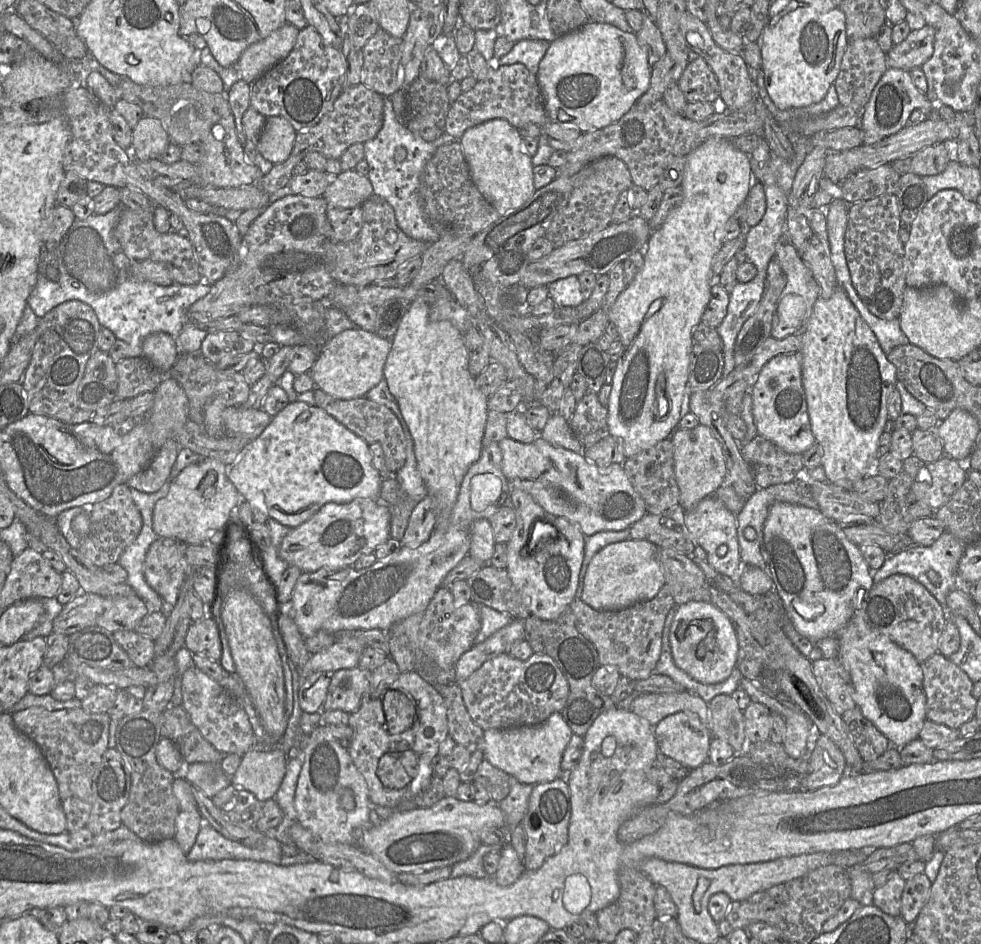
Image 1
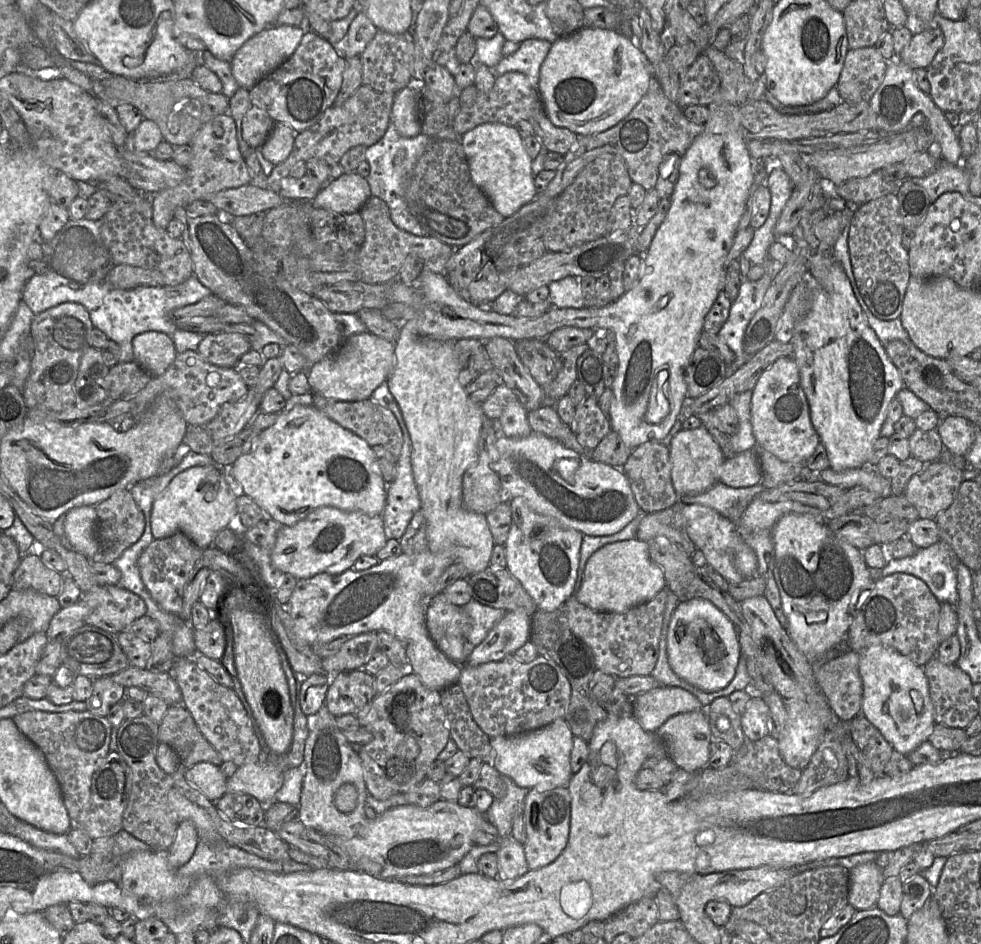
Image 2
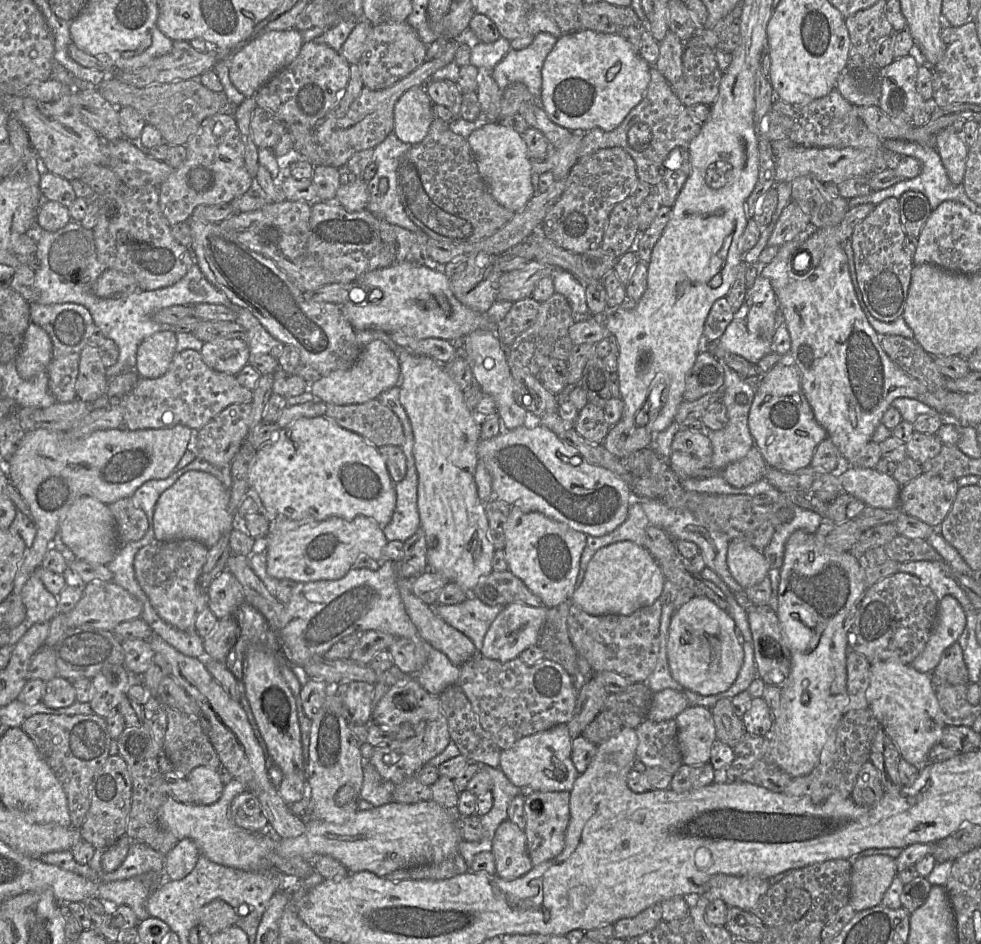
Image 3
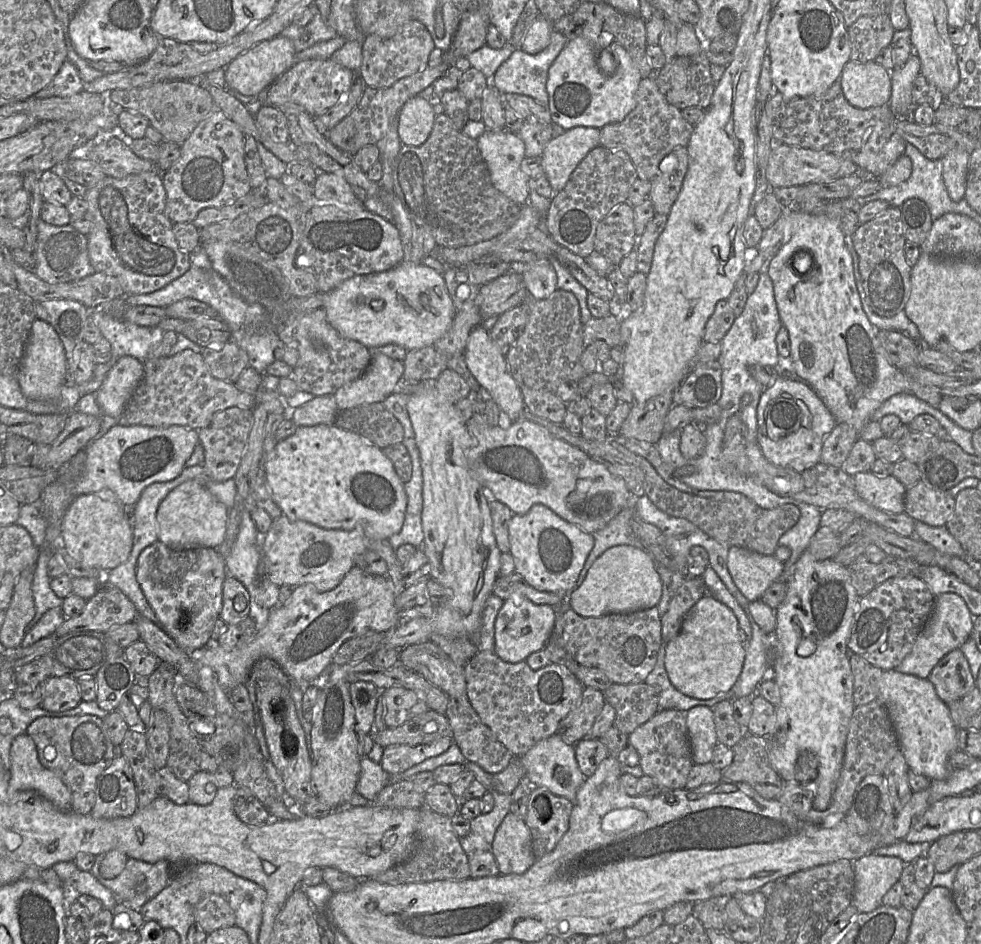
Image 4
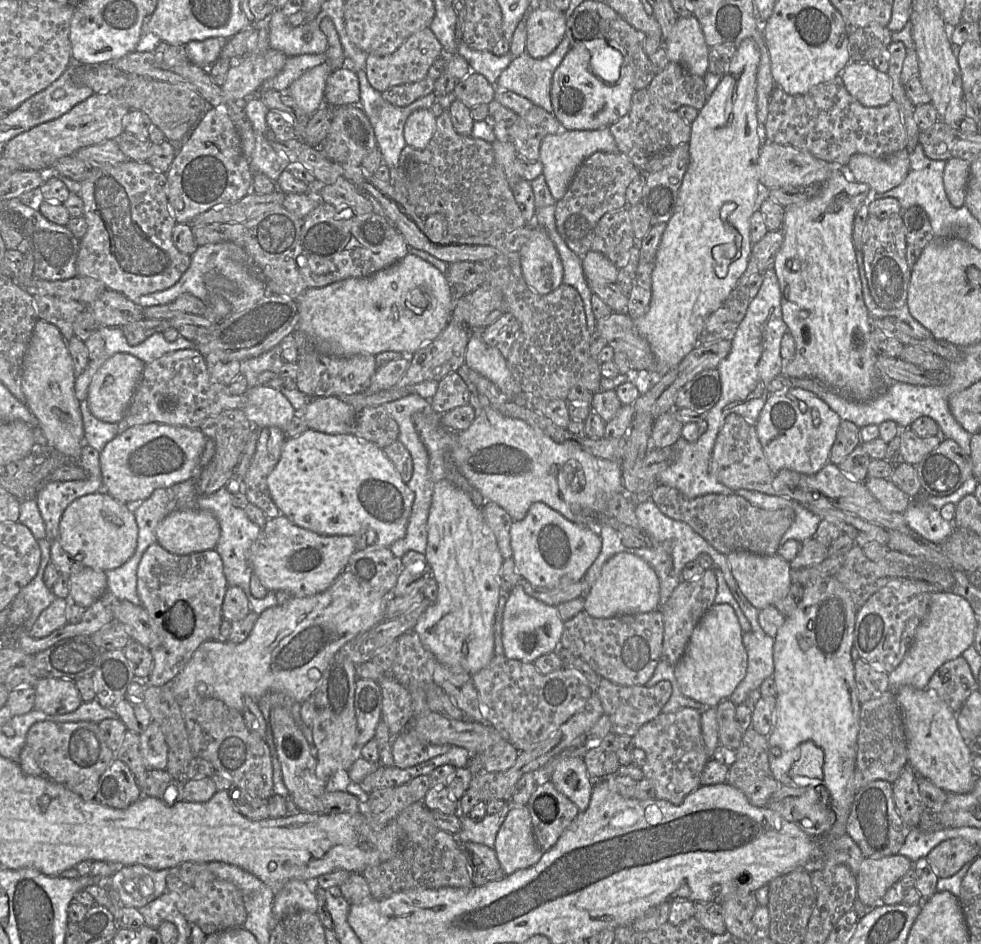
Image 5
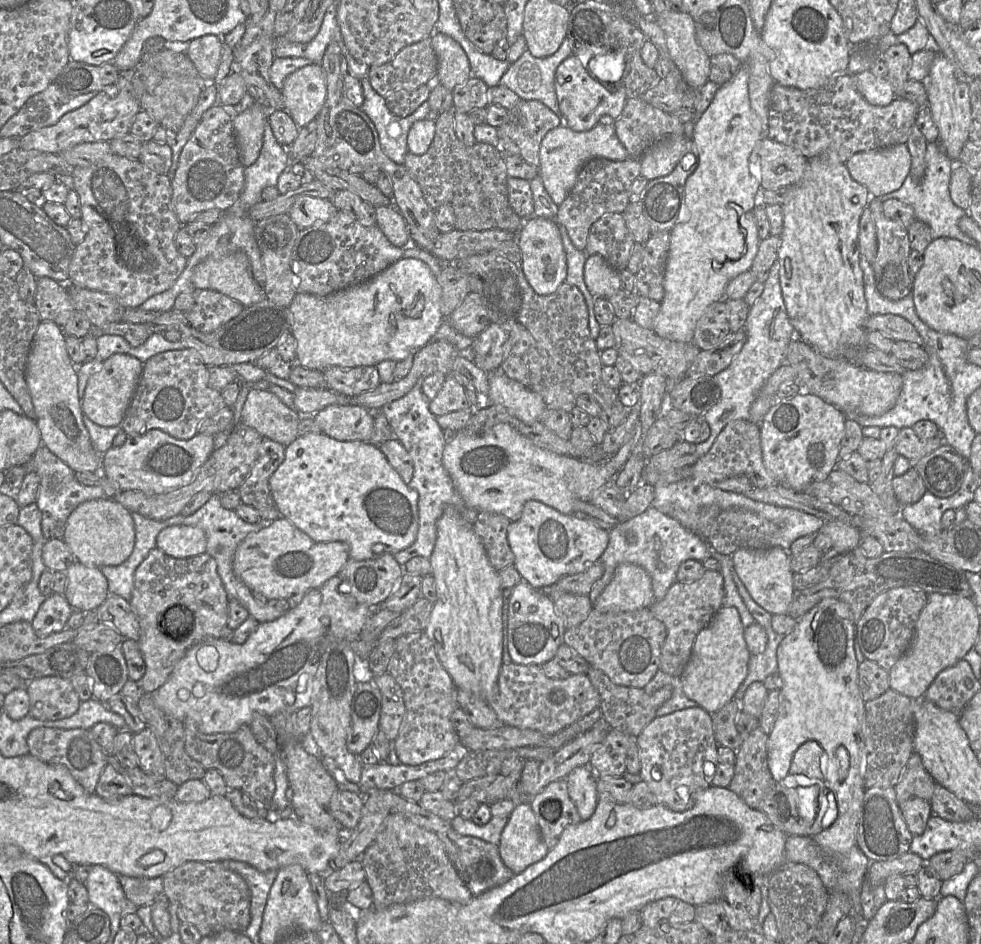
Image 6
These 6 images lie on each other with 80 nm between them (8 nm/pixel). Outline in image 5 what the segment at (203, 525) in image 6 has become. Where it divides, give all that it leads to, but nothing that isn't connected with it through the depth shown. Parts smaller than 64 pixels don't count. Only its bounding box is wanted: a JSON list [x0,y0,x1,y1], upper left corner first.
[193,486,278,614]

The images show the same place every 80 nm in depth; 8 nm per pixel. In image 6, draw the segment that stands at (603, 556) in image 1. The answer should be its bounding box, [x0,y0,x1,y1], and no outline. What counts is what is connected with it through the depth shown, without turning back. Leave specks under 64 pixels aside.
[593,563,654,613]

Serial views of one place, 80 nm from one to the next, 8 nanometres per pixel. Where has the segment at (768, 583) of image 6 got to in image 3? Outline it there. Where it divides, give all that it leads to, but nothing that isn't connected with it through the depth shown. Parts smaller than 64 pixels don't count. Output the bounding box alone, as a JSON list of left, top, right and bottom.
[727,539,770,589]

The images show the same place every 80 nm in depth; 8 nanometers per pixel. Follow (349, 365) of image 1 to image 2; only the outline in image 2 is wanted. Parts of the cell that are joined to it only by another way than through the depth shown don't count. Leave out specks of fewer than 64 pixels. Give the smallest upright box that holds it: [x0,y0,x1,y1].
[307,331,394,402]

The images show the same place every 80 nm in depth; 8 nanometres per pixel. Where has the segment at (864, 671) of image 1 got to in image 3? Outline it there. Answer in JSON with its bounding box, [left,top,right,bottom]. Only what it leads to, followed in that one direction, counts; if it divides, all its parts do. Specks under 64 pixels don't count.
[866,661,946,768]

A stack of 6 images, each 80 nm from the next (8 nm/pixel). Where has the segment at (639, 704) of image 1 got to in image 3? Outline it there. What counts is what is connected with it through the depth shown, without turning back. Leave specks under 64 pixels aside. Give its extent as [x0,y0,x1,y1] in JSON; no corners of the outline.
[646,689,688,722]

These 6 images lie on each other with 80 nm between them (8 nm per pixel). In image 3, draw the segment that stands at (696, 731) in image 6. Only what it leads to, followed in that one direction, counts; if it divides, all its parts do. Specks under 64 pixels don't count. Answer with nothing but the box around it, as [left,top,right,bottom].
[636,719,683,775]

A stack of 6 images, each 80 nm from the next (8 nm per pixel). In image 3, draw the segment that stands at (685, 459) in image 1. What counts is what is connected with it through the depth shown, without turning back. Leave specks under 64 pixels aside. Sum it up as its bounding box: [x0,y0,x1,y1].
[669,429,712,481]

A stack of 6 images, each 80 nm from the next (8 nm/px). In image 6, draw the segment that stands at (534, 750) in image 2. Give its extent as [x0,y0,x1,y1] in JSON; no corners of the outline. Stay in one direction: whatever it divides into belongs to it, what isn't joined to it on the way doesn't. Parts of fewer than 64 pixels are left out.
[564,766,598,821]

